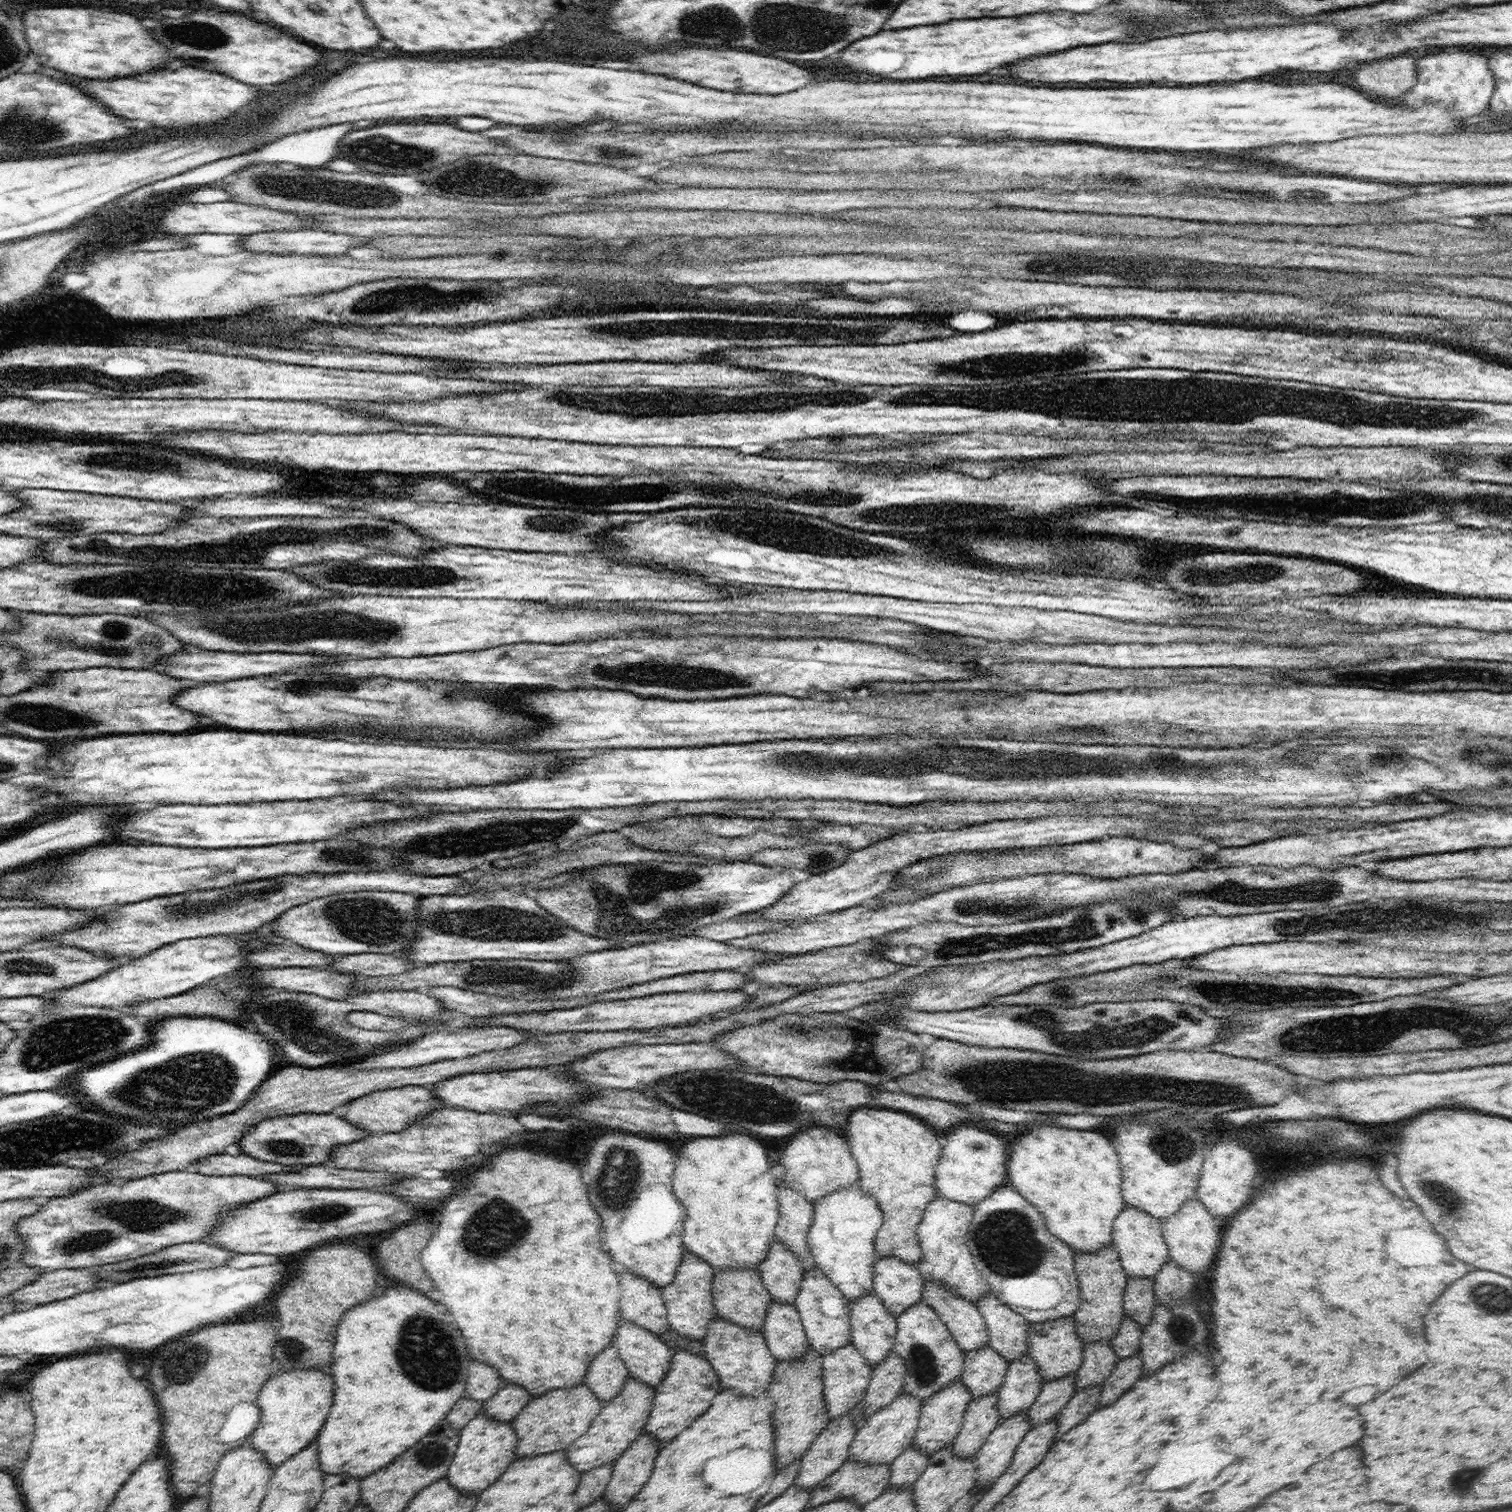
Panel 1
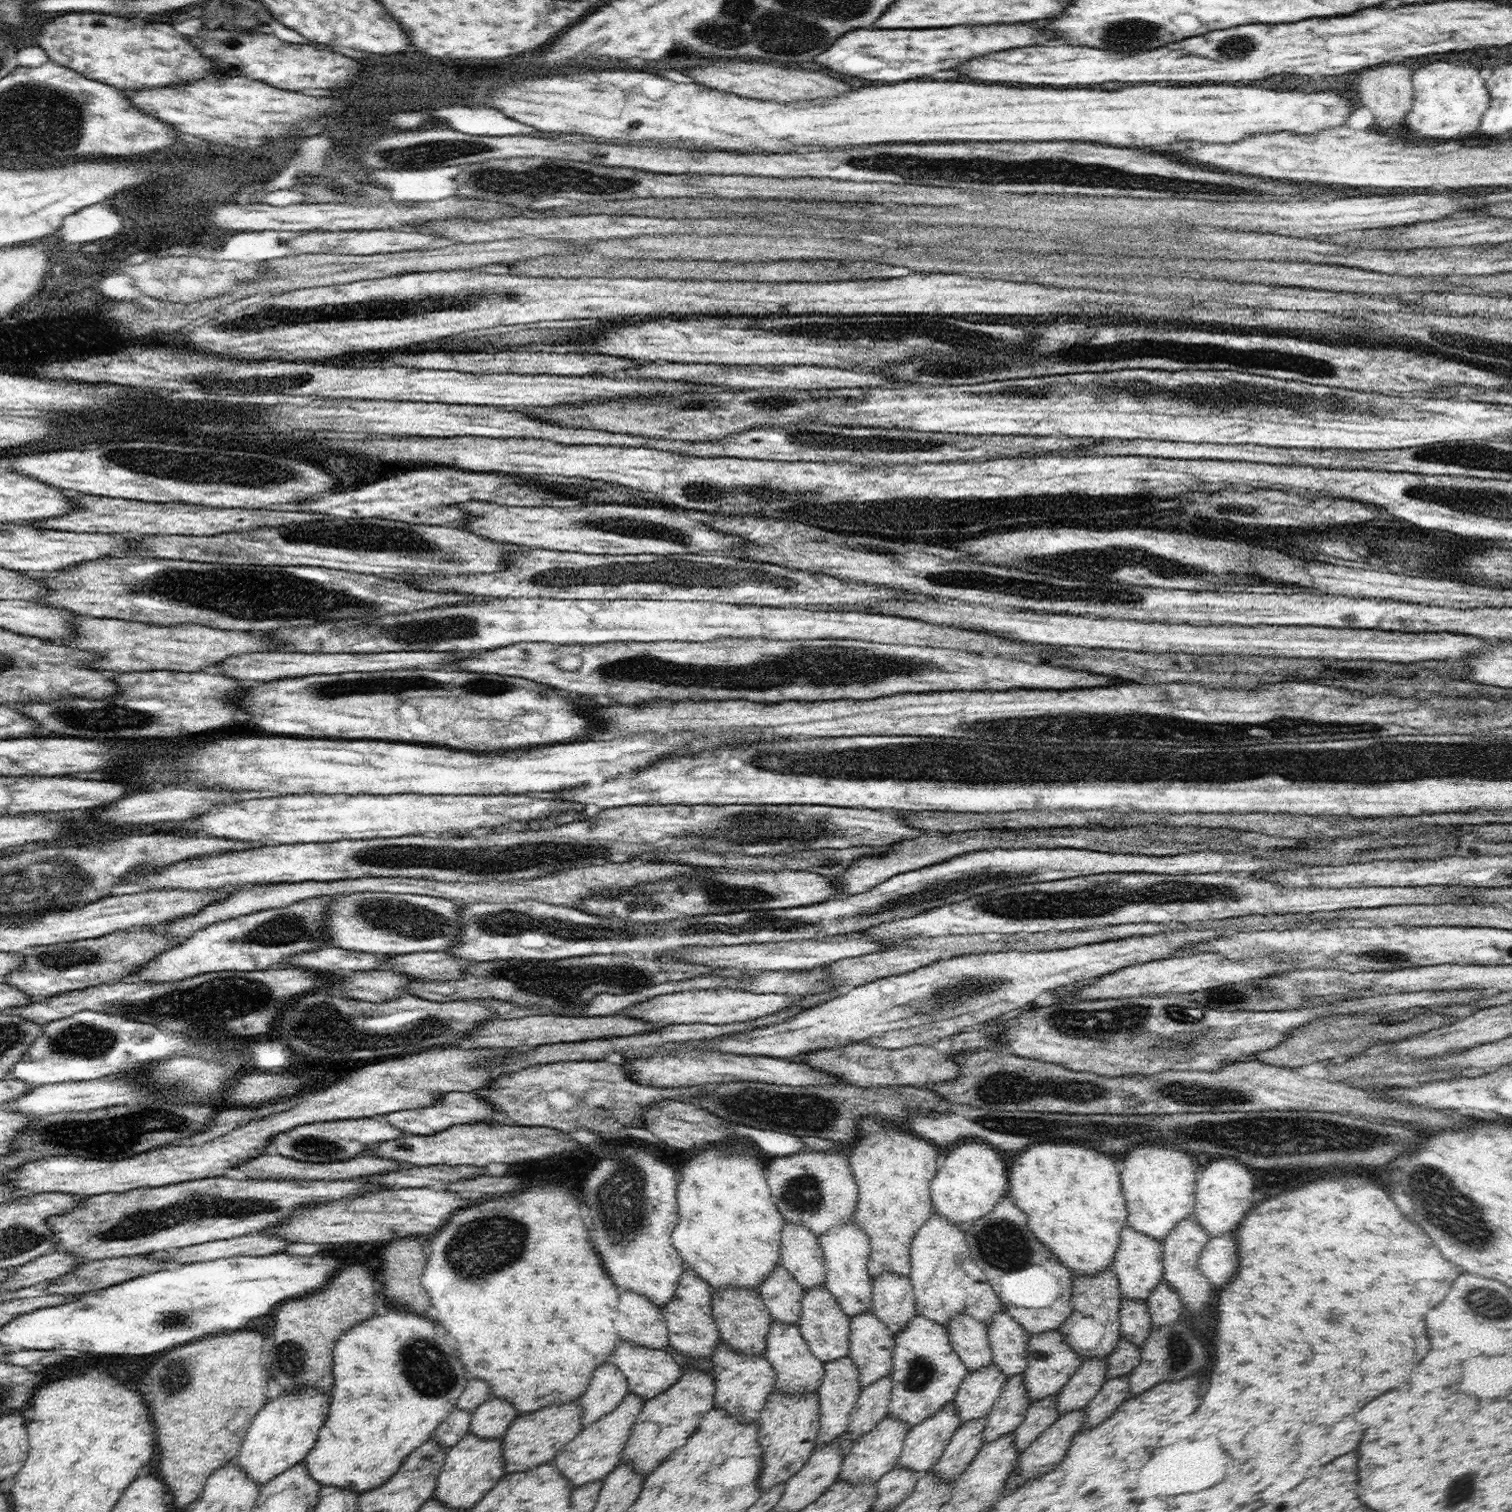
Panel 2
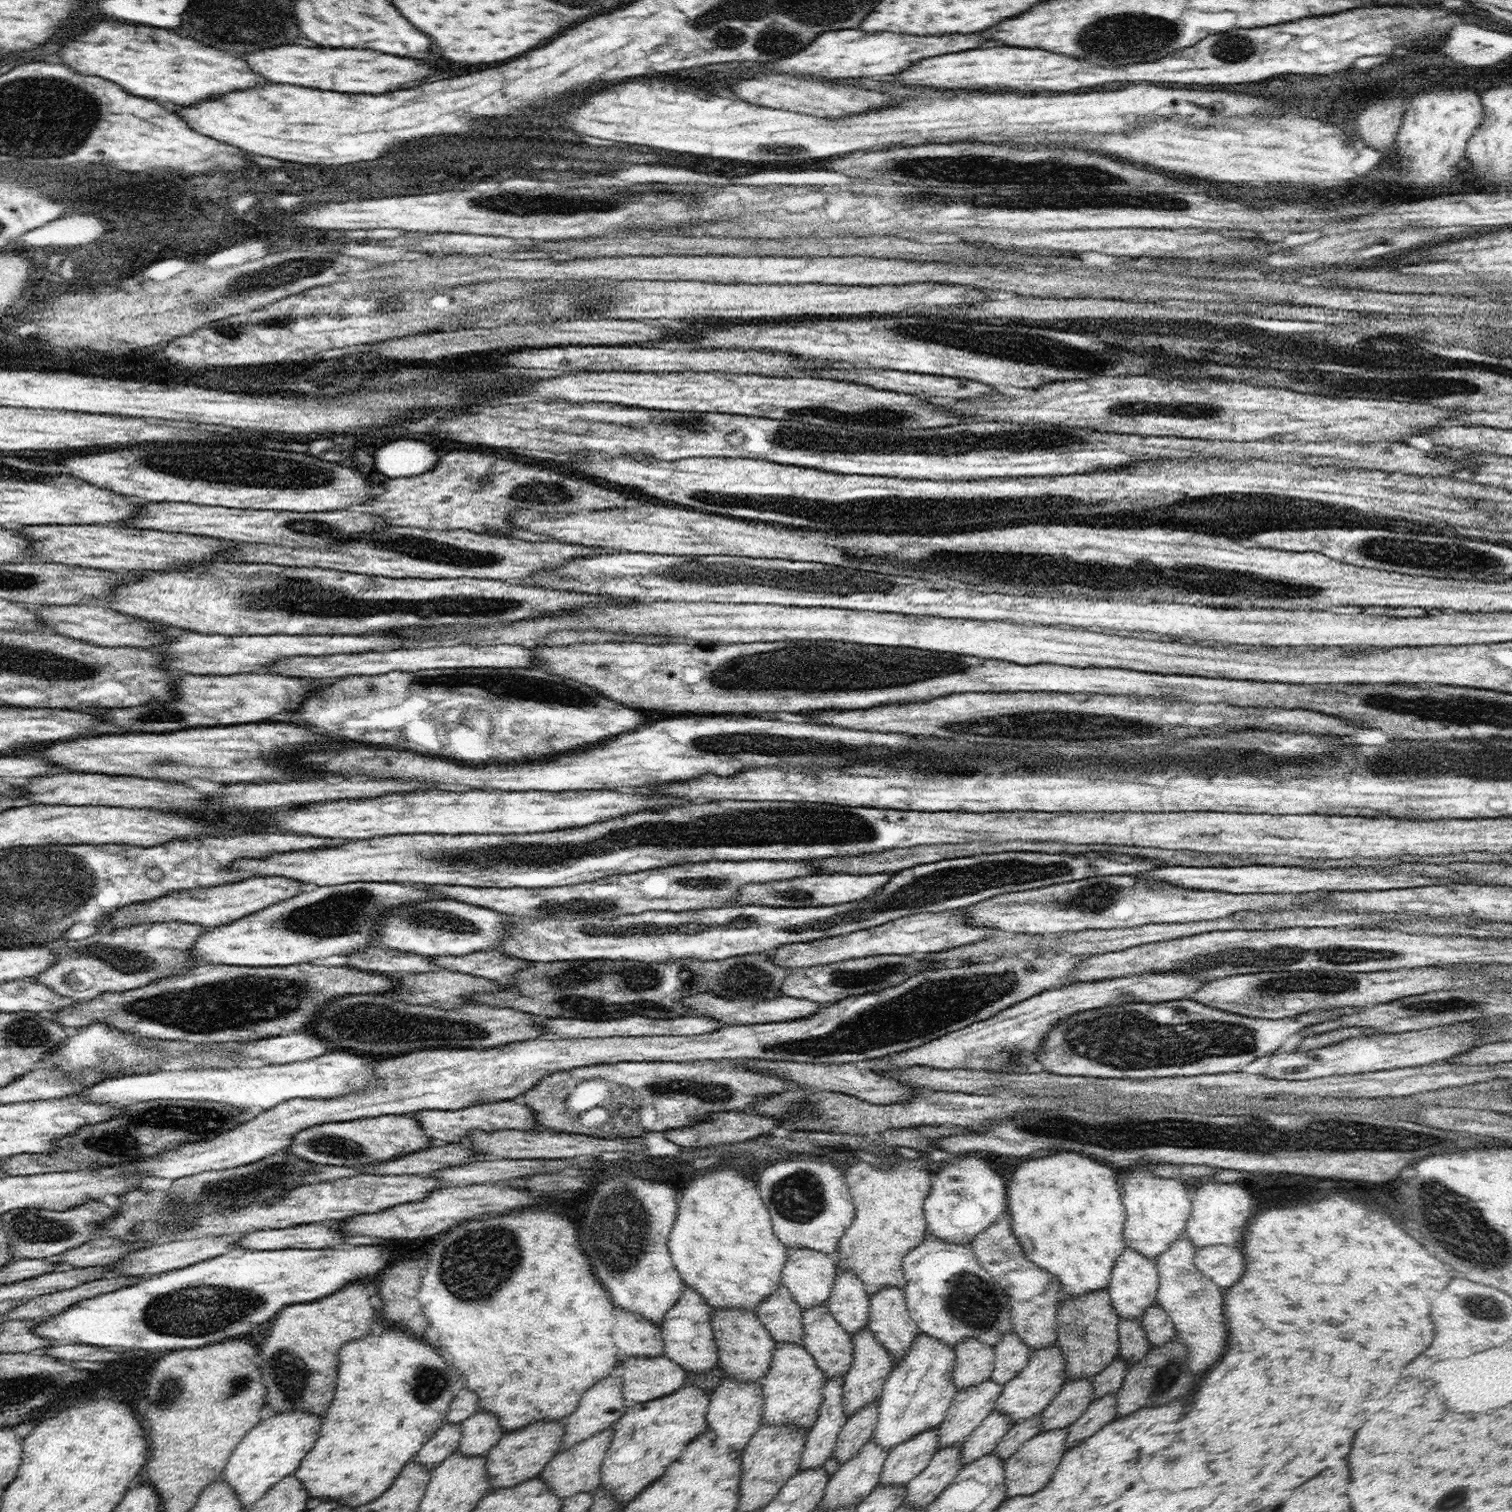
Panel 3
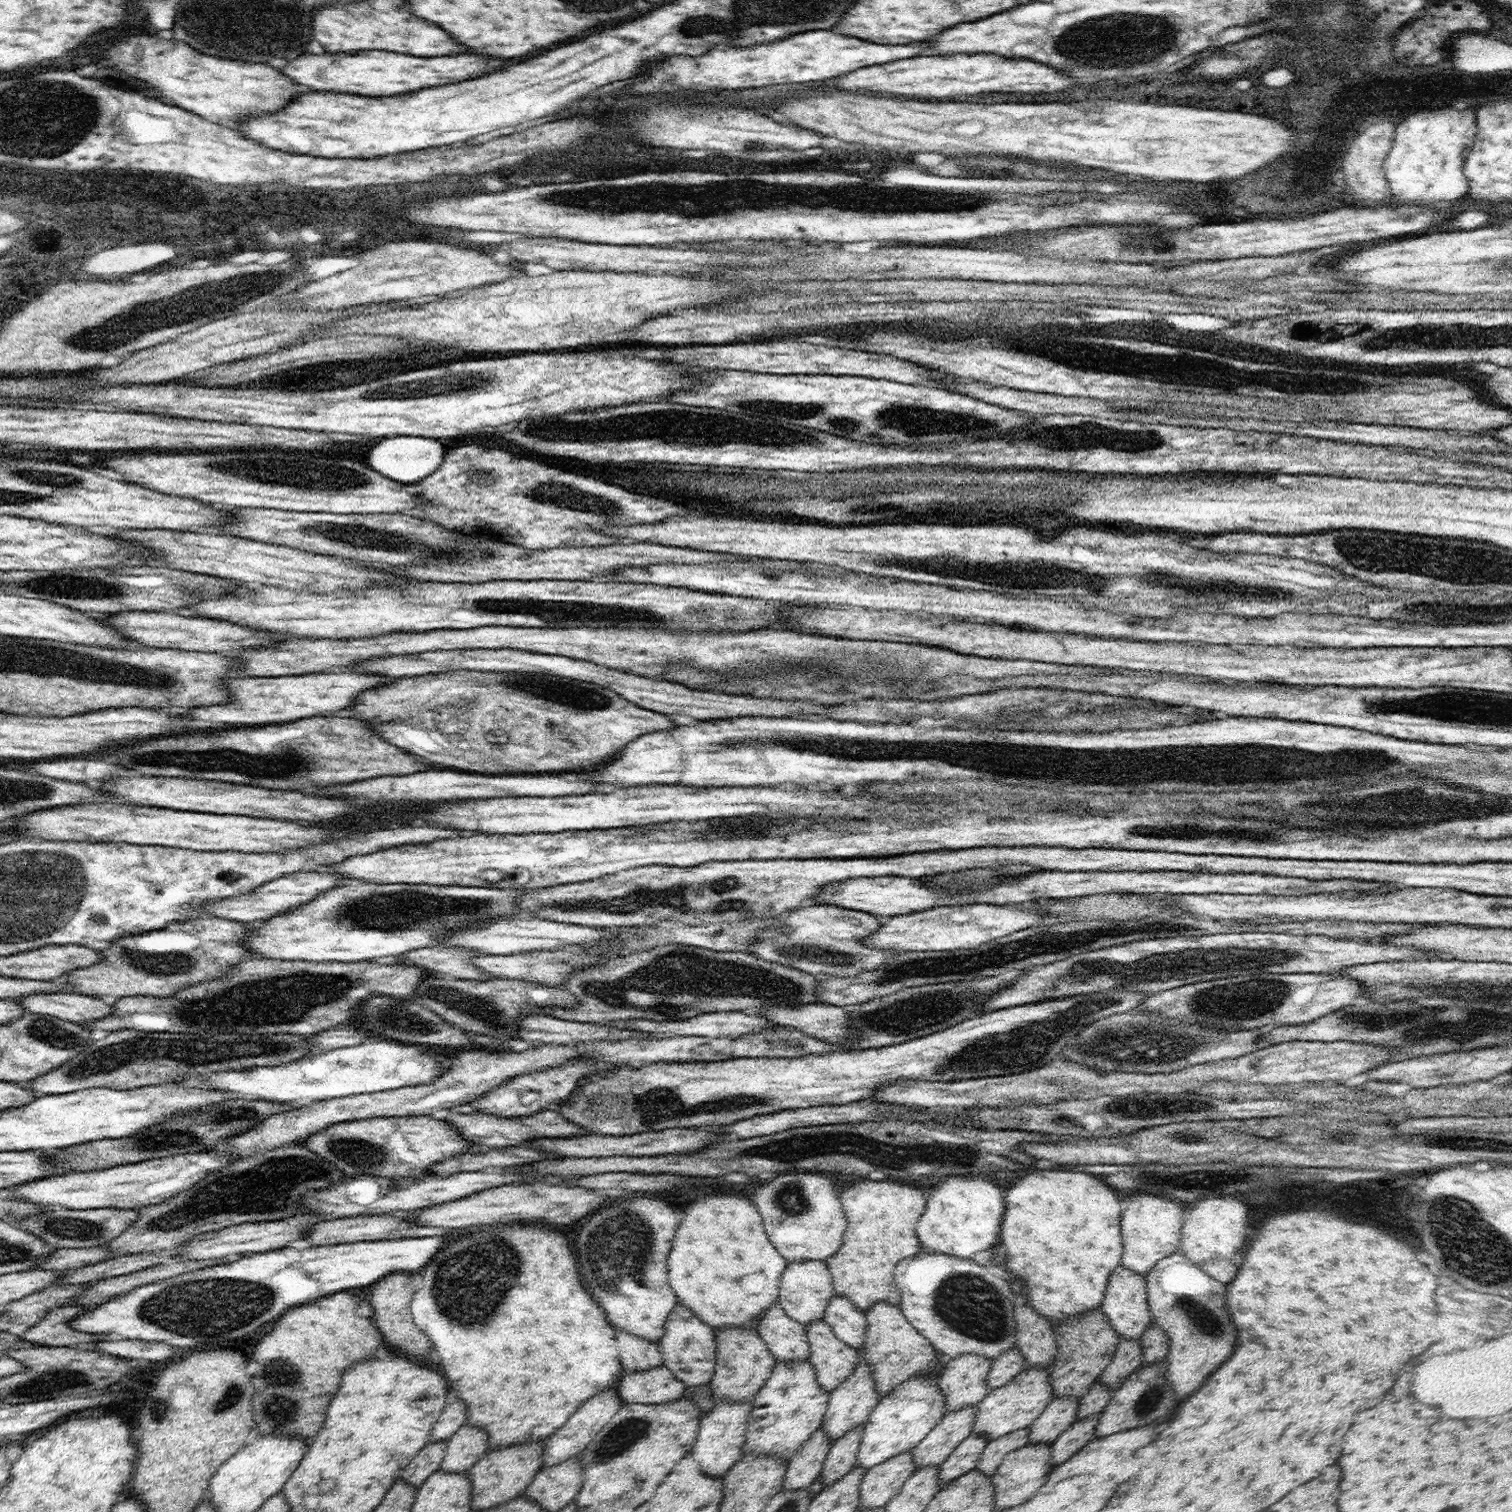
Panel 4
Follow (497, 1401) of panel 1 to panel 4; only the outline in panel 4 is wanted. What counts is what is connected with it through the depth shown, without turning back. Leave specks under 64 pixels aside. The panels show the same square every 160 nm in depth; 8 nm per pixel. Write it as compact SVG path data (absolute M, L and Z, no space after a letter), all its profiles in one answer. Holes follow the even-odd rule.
M466 1422L448 1441L440 1468L446 1472L469 1471L491 1448L488 1434Z

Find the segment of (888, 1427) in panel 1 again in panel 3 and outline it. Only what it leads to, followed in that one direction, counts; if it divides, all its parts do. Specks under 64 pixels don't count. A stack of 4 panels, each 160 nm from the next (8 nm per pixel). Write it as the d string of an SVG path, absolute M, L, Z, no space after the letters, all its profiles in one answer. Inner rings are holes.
M872 1438L829 1481L818 1509L827 1511L862 1502L879 1484L889 1452Z

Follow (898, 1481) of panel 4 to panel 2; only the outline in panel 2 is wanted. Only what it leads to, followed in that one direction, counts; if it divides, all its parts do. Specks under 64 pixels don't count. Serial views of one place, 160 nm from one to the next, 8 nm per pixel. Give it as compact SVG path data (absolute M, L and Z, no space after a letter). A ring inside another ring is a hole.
M953 1400L947 1402L930 1418L909 1429L896 1467L906 1467L921 1474L930 1471L960 1425Z

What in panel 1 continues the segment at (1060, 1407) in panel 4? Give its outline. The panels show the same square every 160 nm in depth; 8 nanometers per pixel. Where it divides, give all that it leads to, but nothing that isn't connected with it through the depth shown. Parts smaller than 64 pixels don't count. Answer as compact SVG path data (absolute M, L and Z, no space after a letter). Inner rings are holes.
M1110 1340L1086 1343L1081 1367L1076 1372L1076 1392L1090 1385L1102 1384L1118 1362L1119 1358Z

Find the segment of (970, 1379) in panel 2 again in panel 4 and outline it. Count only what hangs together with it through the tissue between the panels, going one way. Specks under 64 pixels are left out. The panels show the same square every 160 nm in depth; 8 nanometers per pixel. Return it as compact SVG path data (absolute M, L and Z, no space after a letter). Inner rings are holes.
M979 1403L947 1412L926 1438L910 1449L917 1470L942 1464L971 1435L977 1408Z

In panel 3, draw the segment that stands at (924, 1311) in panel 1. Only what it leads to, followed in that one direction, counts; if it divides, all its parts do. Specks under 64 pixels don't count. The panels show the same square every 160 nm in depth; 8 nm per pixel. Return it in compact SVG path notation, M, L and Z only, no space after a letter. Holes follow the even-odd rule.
M920 1332L906 1354L884 1383L879 1419L872 1436L872 1440L888 1452L913 1436L938 1427L959 1391L953 1383L955 1349L949 1344Z

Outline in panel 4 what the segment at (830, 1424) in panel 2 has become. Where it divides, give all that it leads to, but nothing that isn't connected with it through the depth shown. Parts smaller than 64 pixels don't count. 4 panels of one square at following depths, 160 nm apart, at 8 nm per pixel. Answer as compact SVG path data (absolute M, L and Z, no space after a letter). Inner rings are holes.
M822 1426L812 1433L789 1460L783 1488L790 1491L808 1489L821 1474L821 1470L831 1447L831 1440Z

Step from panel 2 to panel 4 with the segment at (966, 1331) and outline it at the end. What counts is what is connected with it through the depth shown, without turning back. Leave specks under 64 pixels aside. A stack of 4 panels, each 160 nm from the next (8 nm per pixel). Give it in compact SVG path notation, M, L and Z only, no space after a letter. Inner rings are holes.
M974 1354L944 1361L938 1386L945 1396L945 1414L975 1405L988 1394L992 1363L989 1358Z

